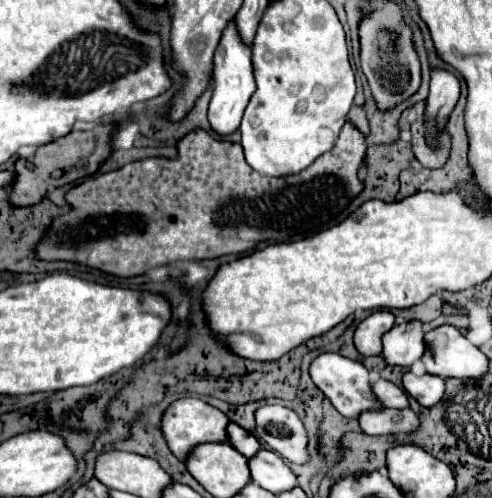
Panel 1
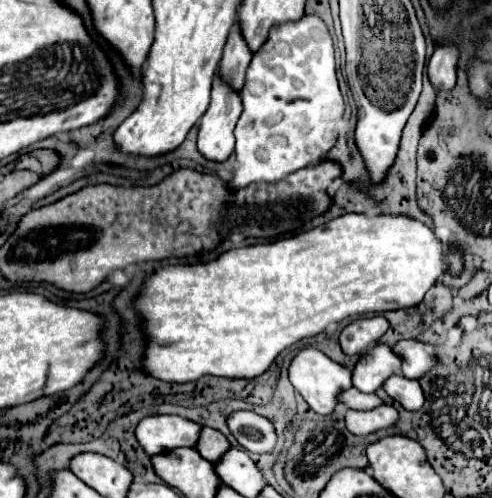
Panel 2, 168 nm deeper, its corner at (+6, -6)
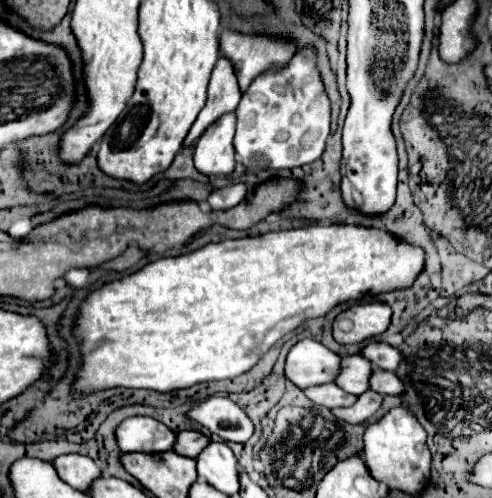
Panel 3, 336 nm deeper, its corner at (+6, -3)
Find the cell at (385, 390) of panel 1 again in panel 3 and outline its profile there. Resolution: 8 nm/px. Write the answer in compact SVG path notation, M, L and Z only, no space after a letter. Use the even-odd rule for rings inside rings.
M332 382L332 384L316 386L316 388L306 388L304 394L306 394L314 404L320 404L320 406L326 406L326 408L352 406L352 404L358 400L358 396L344 392L344 390L342 390L340 386L336 386L334 382Z

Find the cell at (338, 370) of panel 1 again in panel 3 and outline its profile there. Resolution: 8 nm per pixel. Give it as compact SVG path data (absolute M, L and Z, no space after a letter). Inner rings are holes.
M304 338L292 346L286 358L286 378L300 390L334 382L340 374L340 356L324 344Z

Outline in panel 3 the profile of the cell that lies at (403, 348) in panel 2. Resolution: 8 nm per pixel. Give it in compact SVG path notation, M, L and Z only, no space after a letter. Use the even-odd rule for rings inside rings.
M370 342L360 354L368 356L368 360L372 360L378 368L390 370L390 372L394 372L404 360L404 354L388 342Z

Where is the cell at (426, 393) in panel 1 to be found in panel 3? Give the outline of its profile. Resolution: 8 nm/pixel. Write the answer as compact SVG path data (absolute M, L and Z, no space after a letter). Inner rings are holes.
M376 368L376 372L372 374L370 388L372 388L374 392L380 392L380 394L392 394L392 396L402 396L402 394L406 392L404 382L402 382L394 372L380 370L380 368Z

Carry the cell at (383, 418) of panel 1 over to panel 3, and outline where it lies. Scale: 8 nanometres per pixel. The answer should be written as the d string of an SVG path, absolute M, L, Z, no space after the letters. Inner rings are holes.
M374 390L364 392L358 396L358 402L350 408L336 408L332 410L336 418L348 422L348 424L364 424L368 418L372 418L382 408L382 396Z

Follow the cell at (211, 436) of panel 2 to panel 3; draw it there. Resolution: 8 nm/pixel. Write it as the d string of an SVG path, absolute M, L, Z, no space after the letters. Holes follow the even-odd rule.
M182 430L178 434L178 440L174 444L174 450L180 452L182 456L188 456L188 458L196 458L206 446L210 444L210 438L196 432L196 430Z

